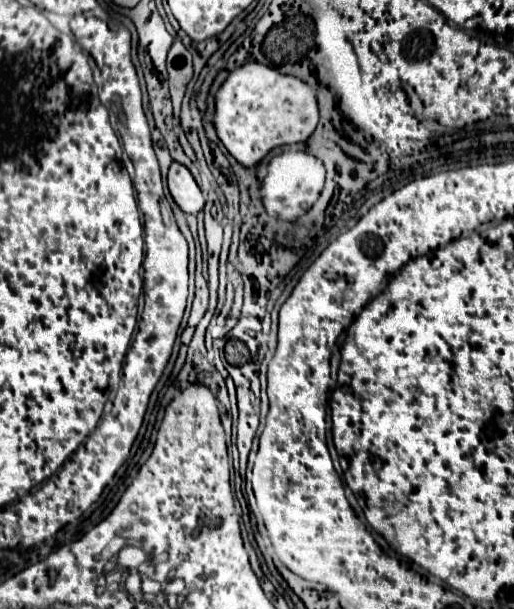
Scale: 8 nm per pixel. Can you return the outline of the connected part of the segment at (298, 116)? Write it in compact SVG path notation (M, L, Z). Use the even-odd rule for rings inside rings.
M245 63L229 73L215 93L213 127L225 149L251 169L275 147L303 143L319 123L319 107L313 89L293 75L281 75L261 63Z

